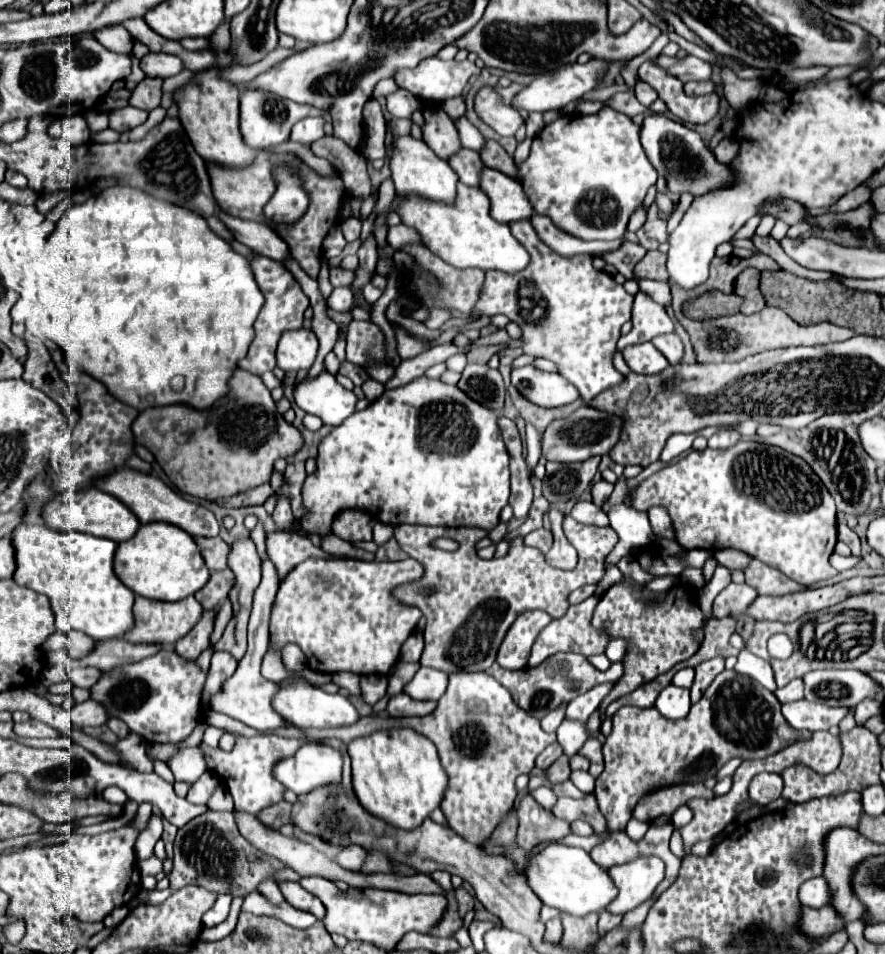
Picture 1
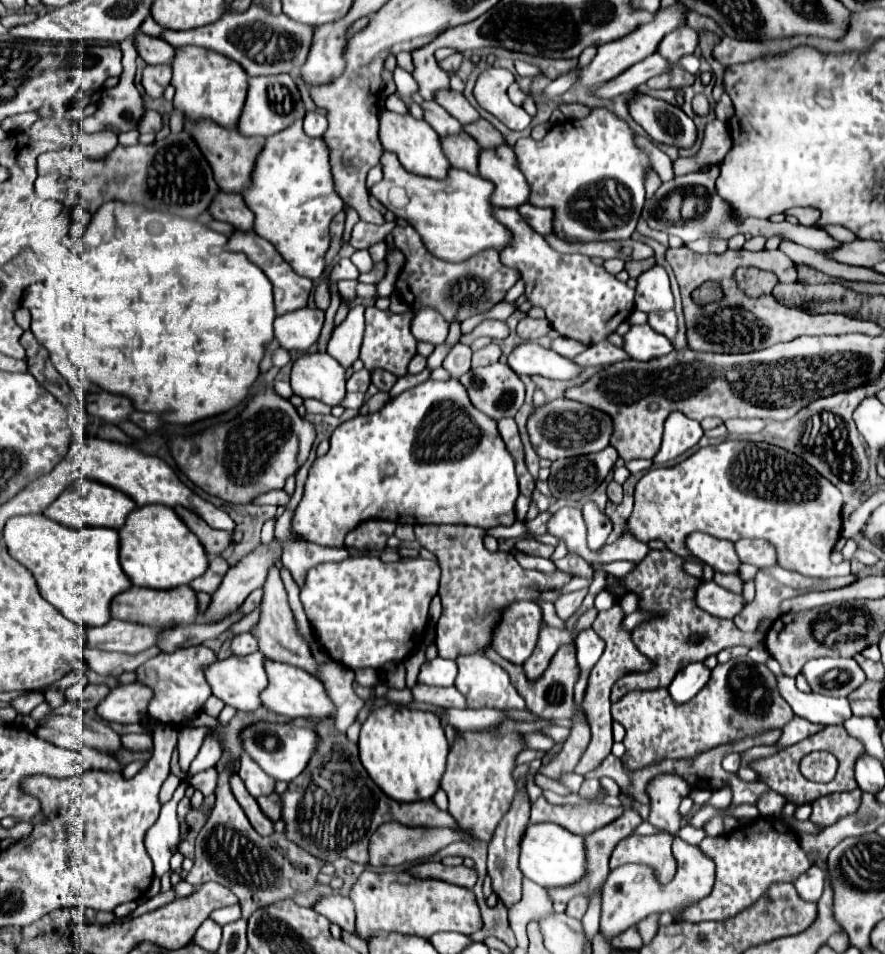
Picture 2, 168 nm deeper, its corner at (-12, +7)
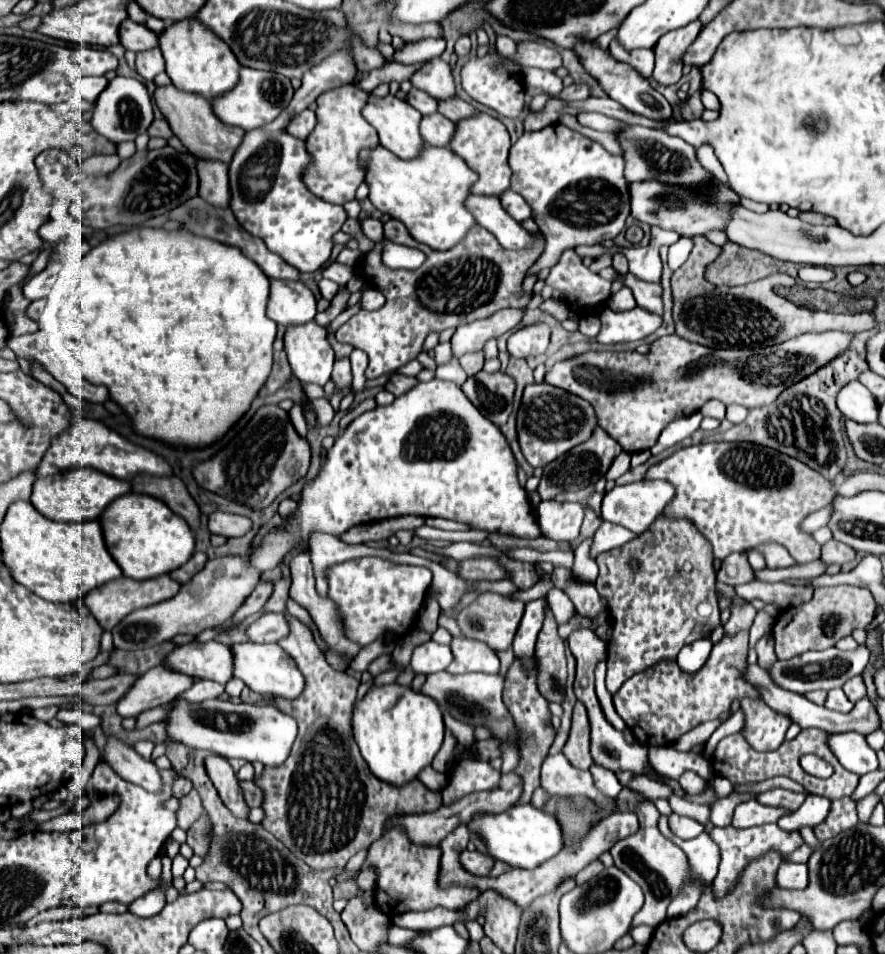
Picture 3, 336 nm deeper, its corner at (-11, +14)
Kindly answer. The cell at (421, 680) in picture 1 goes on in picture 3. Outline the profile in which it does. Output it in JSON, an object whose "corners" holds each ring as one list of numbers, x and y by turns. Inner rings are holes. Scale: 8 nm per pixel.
{"corners":[[434,640,420,644,410,660,410,668,418,674,432,674,446,670,446,666,452,662,452,652,450,646,442,646]]}

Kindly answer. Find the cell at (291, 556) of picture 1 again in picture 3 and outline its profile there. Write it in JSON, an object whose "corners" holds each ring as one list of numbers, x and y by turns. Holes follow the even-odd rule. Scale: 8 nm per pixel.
{"corners":[[176,698,172,708,166,712,166,734,168,742,180,742,196,750,208,750,224,758,244,758,248,762,260,760,264,766,278,766,286,760,294,738,296,722,276,710,274,706,252,706,252,704,234,704,222,700,206,702,188,702]]}

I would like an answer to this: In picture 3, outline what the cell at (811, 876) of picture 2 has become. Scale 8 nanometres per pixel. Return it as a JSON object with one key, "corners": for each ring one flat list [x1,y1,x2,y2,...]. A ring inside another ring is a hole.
{"corners":[[782,862,776,874,776,884,788,890,802,890,808,886,808,866]]}

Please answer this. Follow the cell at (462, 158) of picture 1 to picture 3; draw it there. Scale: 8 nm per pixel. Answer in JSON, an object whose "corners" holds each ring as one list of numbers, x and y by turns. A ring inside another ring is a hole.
{"corners":[[440,112,428,114,420,122,420,136,424,144,432,146,448,146,448,140,452,140,454,122,446,116,440,116]]}

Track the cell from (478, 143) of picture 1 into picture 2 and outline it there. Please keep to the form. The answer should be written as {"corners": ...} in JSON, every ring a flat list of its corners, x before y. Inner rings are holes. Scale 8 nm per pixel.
{"corners":[[451,89,439,91,435,101,437,101,441,107,445,107,455,119,459,119,461,125,469,125,469,123,475,123,475,121,481,119,481,115,477,113,477,109,475,109,461,93,455,93,455,91,451,91]]}

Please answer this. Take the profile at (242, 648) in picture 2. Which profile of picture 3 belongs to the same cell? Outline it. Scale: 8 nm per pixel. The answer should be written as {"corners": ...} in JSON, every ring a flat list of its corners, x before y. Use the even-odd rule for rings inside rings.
{"corners":[[268,612,264,614,262,618,258,618,256,622,252,622,246,630,250,642,278,642,282,640,284,636,288,636,288,620,286,620,286,614,284,612]]}

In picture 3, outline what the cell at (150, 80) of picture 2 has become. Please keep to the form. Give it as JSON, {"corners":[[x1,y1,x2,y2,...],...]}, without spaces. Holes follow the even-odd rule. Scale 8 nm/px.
{"corners":[[150,48,144,52,136,54,136,72,146,78,146,80,154,80,156,74,164,72,164,58,160,48]]}

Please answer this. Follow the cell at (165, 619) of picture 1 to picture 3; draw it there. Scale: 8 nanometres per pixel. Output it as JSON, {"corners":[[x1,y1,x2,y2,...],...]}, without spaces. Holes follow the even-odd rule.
{"corners":[[168,574,164,576,156,576,150,580,132,580,132,578,116,578,108,584,102,584,100,588,94,588,83,598,86,608,92,612,92,616,100,622,100,626,104,630,112,630,124,616,128,616,130,612,138,610,138,608,146,608,152,604,158,604,162,600,168,600,170,596,176,596,176,592,180,590,180,584,176,584,176,580,172,580]]}

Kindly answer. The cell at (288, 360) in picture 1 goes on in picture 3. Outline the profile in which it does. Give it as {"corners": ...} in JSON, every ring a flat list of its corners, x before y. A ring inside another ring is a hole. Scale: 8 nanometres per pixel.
{"corners":[[270,280,270,296,266,314,276,324,304,324,316,316,316,298,314,294,298,280]]}

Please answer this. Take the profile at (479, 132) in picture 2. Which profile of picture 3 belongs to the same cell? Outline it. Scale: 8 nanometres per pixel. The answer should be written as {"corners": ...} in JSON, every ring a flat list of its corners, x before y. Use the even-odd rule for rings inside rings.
{"corners":[[452,96,448,100,438,100,438,110,440,110,440,114,444,114,452,122,468,118,468,116,472,116,476,112,474,106,470,106,468,102,460,100,458,96]]}

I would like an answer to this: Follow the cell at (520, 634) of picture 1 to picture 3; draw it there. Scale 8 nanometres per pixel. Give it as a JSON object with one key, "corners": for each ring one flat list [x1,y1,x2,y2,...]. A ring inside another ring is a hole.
{"corners":[[480,592,472,604,468,604,466,608,462,608,456,614,456,624,462,630,462,636,480,640,494,650,506,650,508,646,512,646,512,640,514,640,514,634,516,634,522,614,524,614,522,602,516,602,508,596,494,594,494,592]]}

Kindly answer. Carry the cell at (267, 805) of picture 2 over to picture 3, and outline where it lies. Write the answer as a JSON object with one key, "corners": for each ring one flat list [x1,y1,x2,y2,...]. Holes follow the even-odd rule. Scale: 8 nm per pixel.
{"corners":[[238,782,240,788,242,788,242,794,244,794,244,802,250,806,250,808,256,808,262,804,262,792,260,788,254,784,254,782]]}

